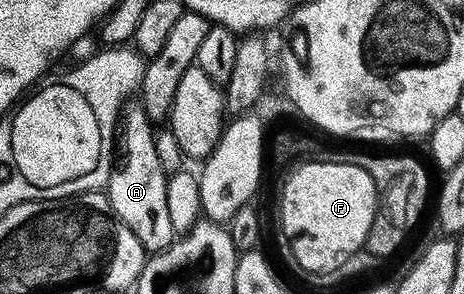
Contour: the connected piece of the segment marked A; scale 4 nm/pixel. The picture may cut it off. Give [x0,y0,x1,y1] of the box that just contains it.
[105,131,177,254]

